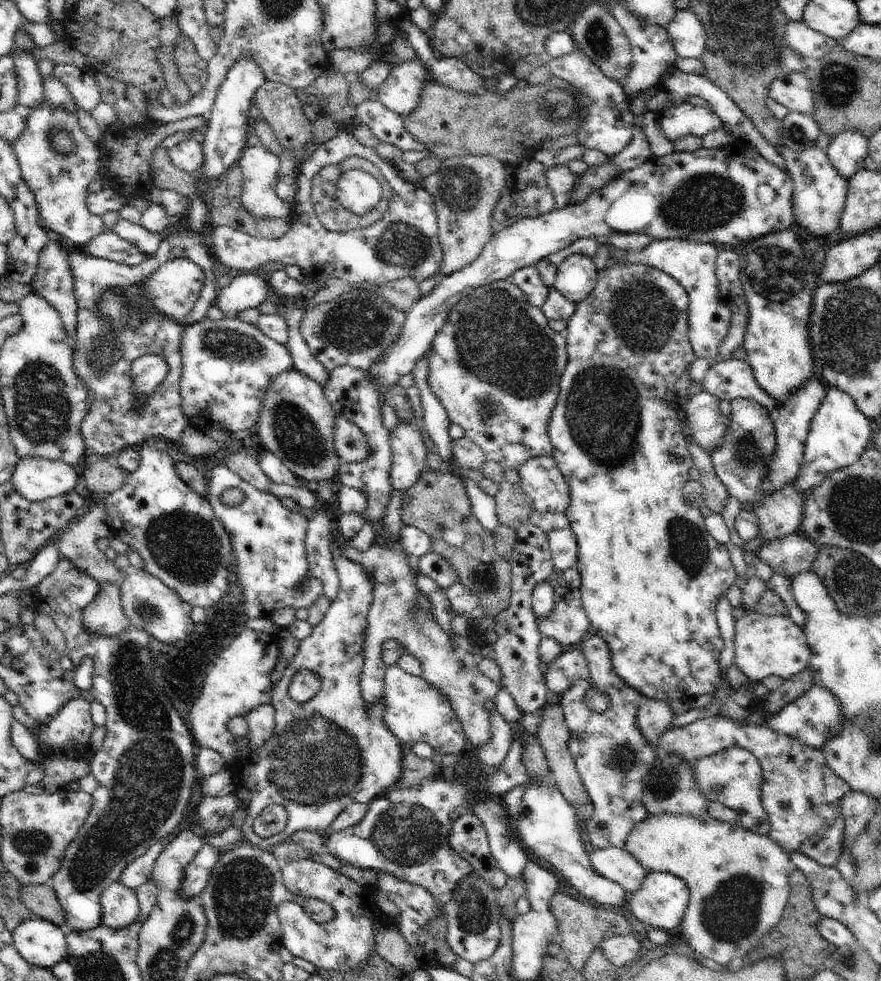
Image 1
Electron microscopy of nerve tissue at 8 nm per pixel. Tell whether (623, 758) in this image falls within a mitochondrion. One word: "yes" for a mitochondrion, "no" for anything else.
yes

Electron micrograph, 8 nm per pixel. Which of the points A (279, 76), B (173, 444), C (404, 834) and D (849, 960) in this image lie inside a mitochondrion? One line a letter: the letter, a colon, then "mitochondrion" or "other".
A: other
B: other
C: mitochondrion
D: mitochondrion

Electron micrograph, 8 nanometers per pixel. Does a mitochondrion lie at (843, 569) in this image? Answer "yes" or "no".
yes

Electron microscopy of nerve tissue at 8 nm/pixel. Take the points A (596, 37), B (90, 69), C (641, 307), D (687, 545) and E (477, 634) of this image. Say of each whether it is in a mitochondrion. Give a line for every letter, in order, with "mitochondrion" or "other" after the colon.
A: mitochondrion
B: other
C: mitochondrion
D: mitochondrion
E: mitochondrion

